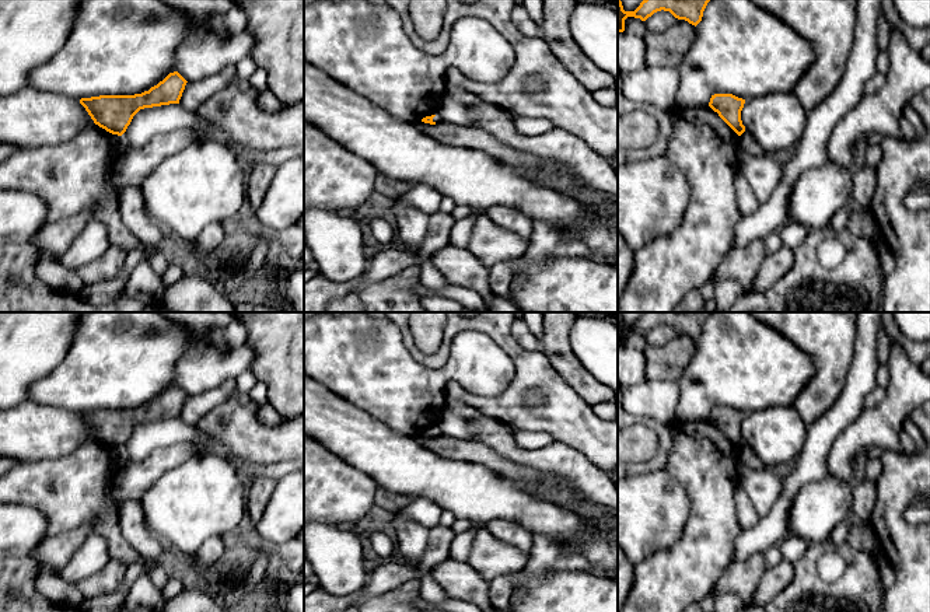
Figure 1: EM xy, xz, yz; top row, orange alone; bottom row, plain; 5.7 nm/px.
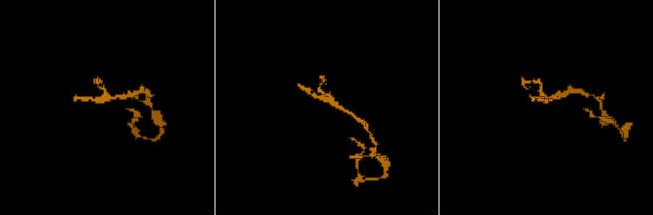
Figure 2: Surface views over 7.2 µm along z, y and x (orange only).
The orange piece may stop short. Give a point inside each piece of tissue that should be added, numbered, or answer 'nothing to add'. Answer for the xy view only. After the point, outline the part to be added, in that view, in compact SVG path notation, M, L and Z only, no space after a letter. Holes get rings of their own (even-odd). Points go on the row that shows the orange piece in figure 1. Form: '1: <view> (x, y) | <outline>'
nothing to add

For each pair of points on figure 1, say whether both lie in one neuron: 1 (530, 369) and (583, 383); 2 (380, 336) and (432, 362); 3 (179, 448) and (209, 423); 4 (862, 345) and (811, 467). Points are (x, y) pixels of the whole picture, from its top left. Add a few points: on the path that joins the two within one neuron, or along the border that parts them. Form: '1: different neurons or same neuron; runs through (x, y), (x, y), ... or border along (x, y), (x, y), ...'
1: different neurons; border along (541, 352), (559, 376), (584, 401)
2: different neurons; border along (397, 327), (406, 350), (419, 363), (434, 370)
3: different neurons; border along (196, 446), (199, 451)
4: same neuron; runs through (862, 376), (849, 406), (821, 436)

